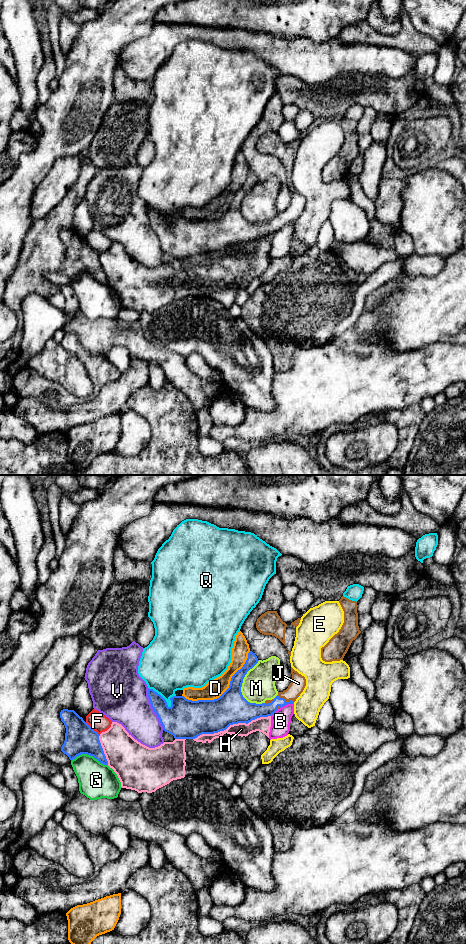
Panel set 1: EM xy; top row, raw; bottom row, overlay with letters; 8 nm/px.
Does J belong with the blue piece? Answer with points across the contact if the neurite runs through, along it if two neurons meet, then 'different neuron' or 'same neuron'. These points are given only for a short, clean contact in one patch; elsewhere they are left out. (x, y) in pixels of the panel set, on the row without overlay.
same neuron

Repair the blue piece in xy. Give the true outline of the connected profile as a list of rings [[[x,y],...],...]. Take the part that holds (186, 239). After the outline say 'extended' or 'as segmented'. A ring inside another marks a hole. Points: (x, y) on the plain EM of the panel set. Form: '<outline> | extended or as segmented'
[[[250,171],[243,187],[231,198],[229,208],[217,219],[192,221],[184,216],[170,218],[171,226],[153,209],[148,217],[163,250],[175,259],[195,259],[202,254],[214,254],[230,245],[248,244],[260,237],[272,236],[278,229],[293,224],[306,206],[306,199],[291,187],[292,201],[288,208],[272,220],[262,224],[250,223],[242,215],[241,207],[247,192],[258,178]]] | extended

